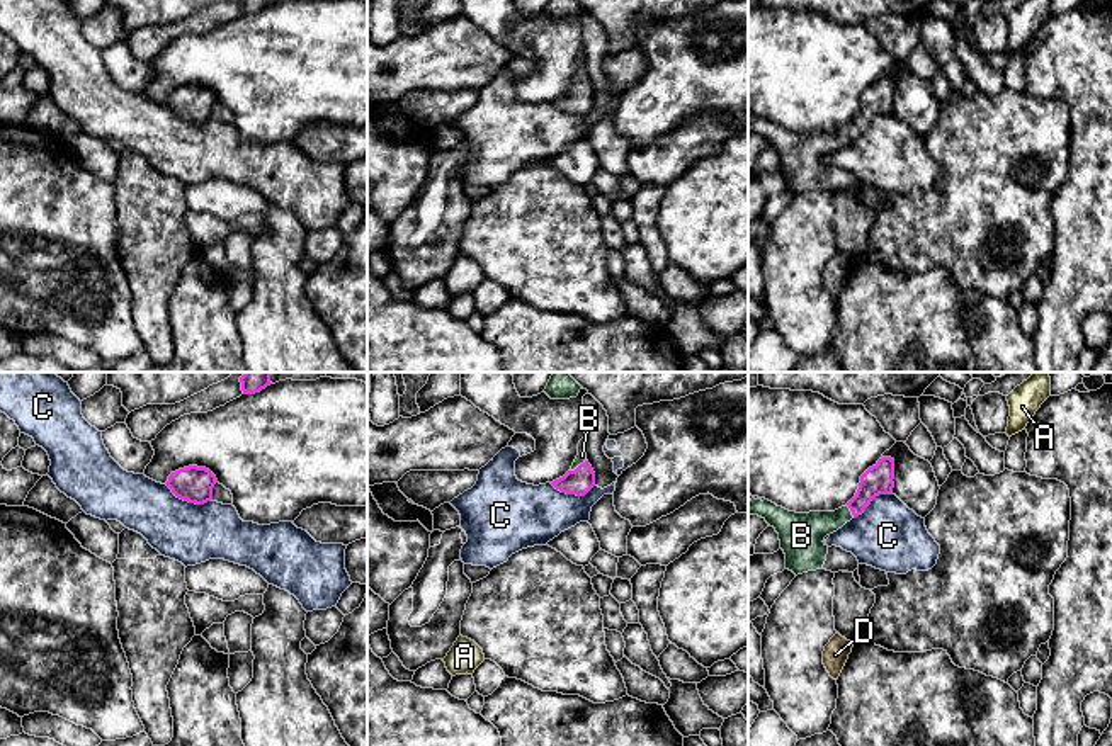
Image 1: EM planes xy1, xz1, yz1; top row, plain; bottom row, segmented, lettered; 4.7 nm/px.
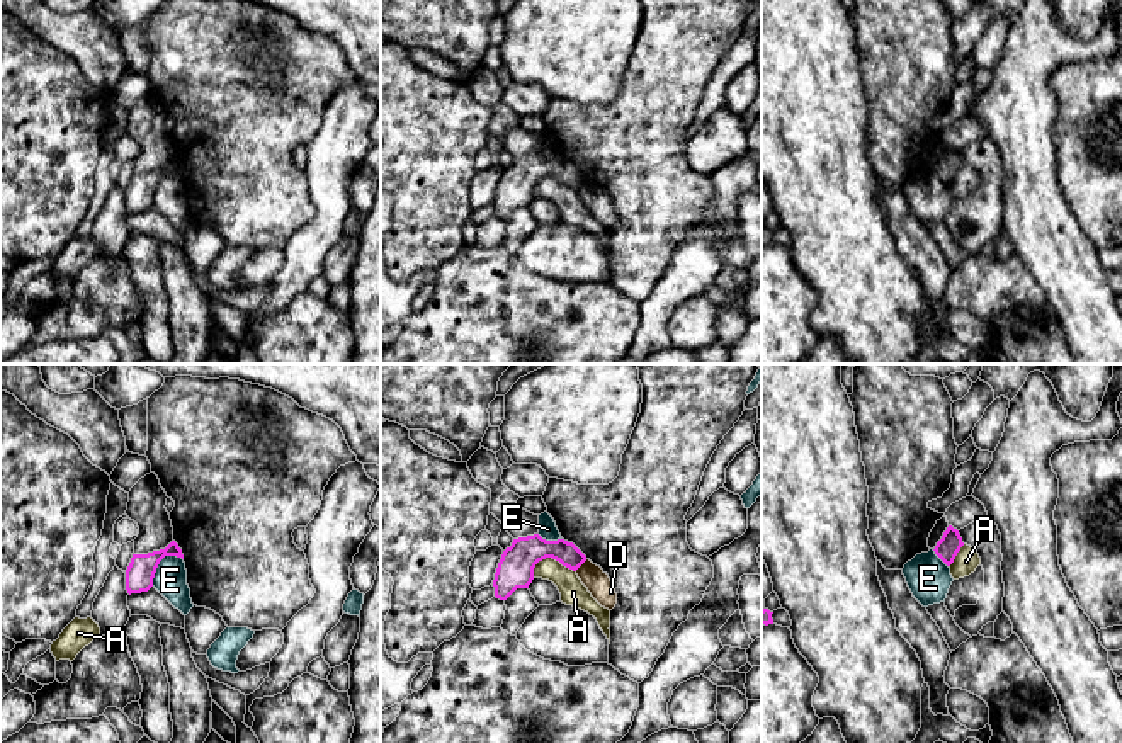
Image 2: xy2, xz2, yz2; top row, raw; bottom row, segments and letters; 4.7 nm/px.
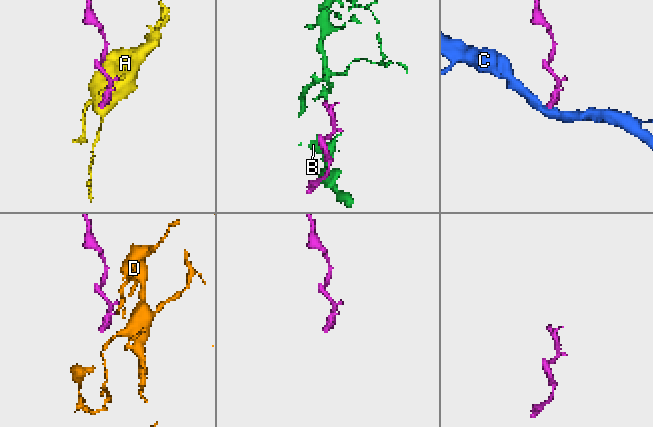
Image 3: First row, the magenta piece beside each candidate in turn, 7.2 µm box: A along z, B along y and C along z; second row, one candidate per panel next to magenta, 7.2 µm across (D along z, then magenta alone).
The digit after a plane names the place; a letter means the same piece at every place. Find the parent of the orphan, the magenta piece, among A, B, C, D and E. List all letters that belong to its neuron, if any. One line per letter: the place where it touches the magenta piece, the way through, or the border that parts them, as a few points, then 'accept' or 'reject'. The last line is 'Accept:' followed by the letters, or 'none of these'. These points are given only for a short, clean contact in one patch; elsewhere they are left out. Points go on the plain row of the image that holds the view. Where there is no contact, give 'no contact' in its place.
A: contact xz2 (549, 175); border xz2 (575, 191), (551, 177), (543, 177), (536, 184), (532, 196); reject
B: contact xz1 (578, 85); way xz1 (582, 99), (578, 85), (582, 75); accept
C: contact xy1 (189, 121); border xy1 (165, 104), (184, 119), (196, 123), (211, 119); reject
D: contact xz2 (580, 184); reject
E: contact xy2 (158, 182); border xy2 (182, 177), (165, 175), (157, 187), (152, 204); reject
Accept: B

